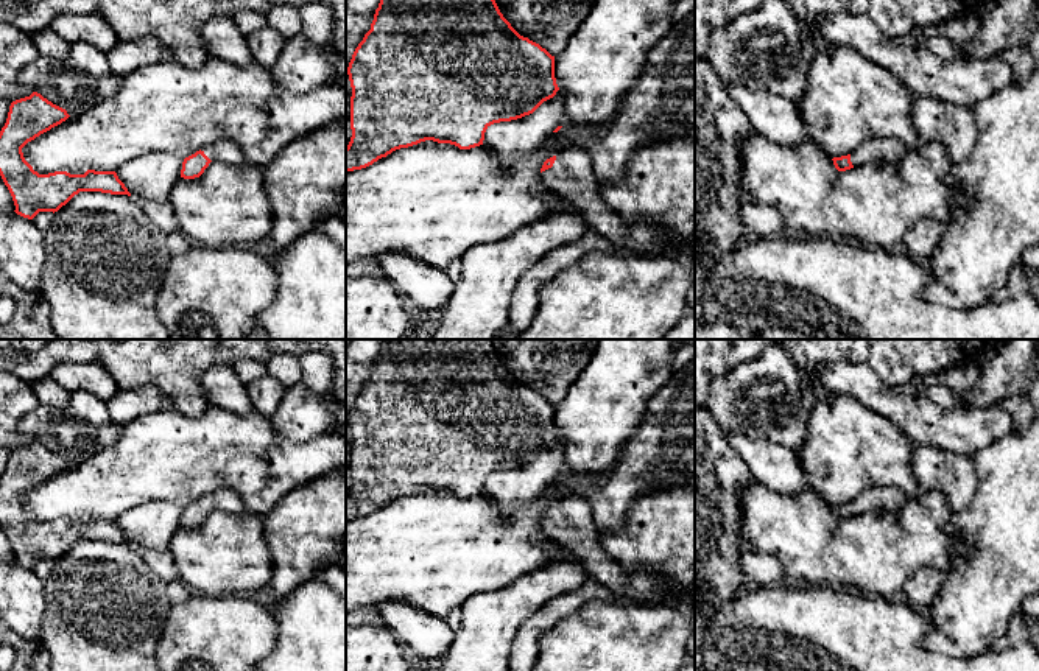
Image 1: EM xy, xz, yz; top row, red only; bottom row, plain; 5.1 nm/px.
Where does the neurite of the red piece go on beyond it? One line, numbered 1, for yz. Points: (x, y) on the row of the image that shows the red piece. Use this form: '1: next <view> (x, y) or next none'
1: next yz (885, 151)

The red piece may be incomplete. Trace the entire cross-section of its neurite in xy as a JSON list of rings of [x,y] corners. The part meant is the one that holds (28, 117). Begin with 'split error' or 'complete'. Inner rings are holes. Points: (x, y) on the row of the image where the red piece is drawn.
complete; [[[37,92],[9,106],[6,123],[0,131],[0,176],[12,196],[14,212],[23,218],[33,220],[39,212],[55,213],[79,191],[131,196],[115,171],[39,174],[25,160],[22,148],[69,117],[65,109]]]

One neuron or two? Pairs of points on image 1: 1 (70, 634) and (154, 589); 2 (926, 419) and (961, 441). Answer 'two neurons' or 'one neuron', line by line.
1: one neuron
2: one neuron

